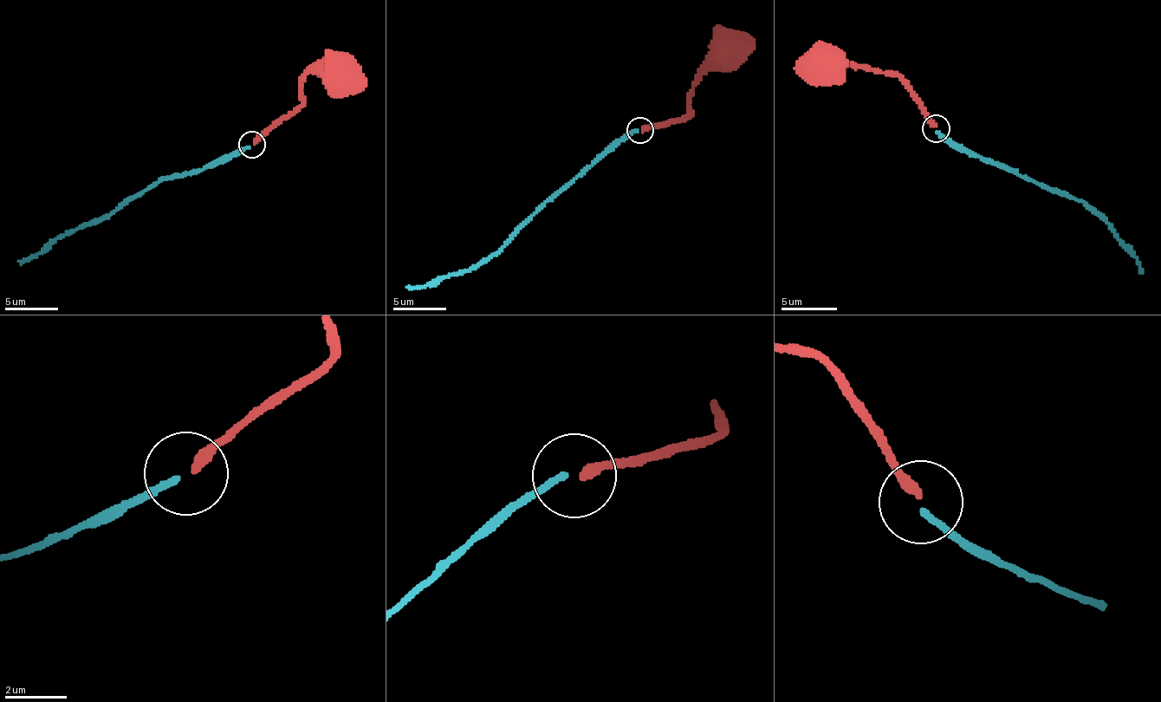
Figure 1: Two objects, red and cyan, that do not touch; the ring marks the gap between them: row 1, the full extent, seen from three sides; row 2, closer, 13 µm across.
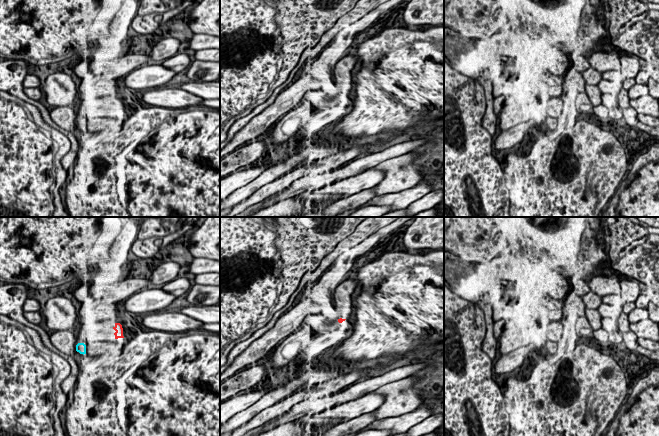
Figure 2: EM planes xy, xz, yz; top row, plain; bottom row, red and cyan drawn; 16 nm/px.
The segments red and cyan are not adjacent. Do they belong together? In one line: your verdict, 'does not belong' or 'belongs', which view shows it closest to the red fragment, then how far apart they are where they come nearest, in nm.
does not belong | xy | 500 nm

